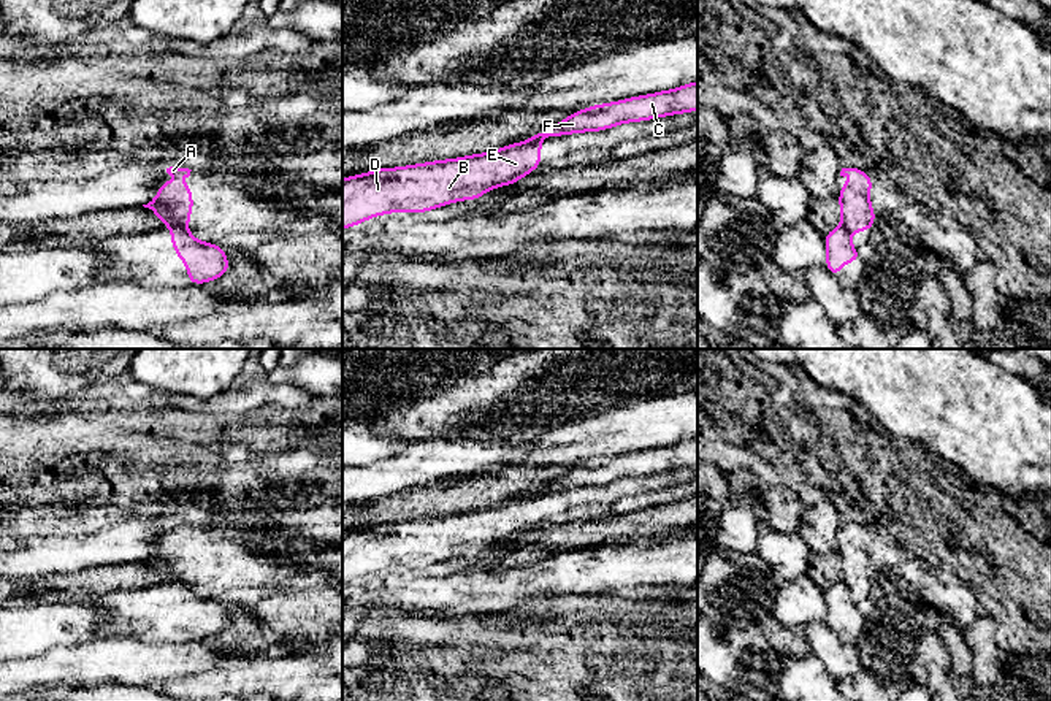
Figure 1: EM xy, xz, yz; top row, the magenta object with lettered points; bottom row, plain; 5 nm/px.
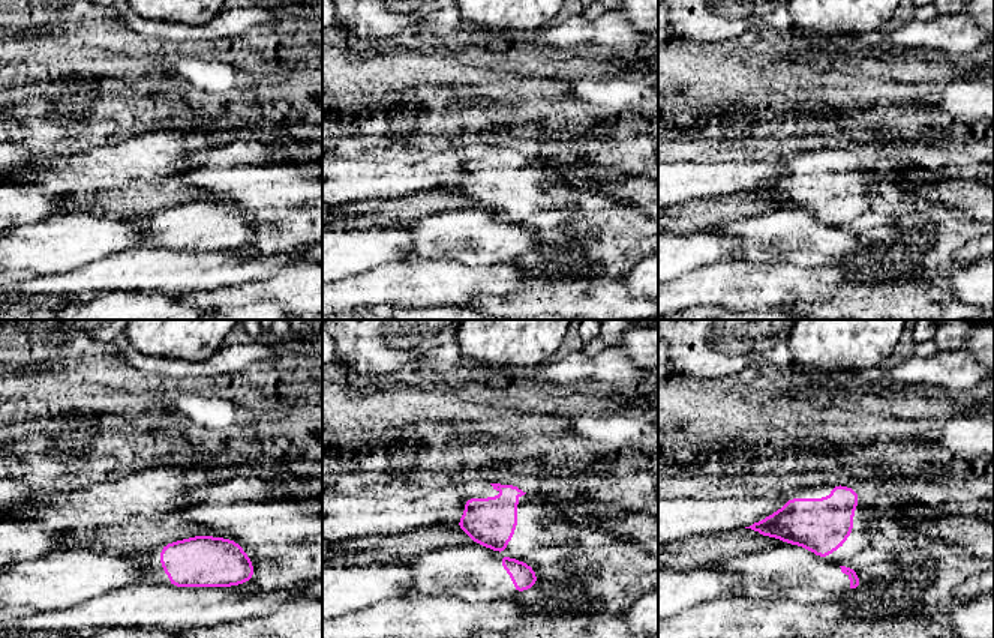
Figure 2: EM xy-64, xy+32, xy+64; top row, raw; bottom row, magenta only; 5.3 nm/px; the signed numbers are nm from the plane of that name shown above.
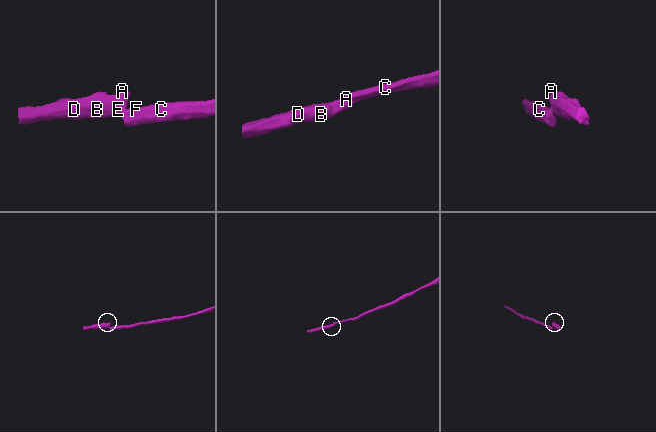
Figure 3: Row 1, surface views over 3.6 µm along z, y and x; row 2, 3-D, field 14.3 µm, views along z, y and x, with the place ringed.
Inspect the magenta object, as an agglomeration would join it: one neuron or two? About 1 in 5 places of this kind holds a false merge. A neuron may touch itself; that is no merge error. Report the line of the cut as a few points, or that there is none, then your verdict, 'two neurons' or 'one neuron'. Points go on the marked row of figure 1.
xy (171, 226), (184, 229) | two neurons

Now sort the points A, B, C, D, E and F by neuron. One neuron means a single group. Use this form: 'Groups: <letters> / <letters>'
Groups: A B D E / C F

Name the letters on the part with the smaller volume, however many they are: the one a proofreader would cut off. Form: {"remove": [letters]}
{"remove": ["A", "B", "D", "E"]}

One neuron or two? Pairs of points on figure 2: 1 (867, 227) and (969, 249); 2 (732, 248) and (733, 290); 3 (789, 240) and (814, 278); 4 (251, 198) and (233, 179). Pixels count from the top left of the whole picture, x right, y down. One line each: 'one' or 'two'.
1: one
2: two
3: two
4: one

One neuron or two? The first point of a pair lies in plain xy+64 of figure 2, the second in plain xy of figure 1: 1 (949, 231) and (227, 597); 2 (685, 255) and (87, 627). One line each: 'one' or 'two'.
1: one
2: one

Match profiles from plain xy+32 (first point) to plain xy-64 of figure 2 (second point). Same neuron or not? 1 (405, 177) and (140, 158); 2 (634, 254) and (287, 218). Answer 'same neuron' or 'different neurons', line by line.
1: same neuron
2: same neuron

